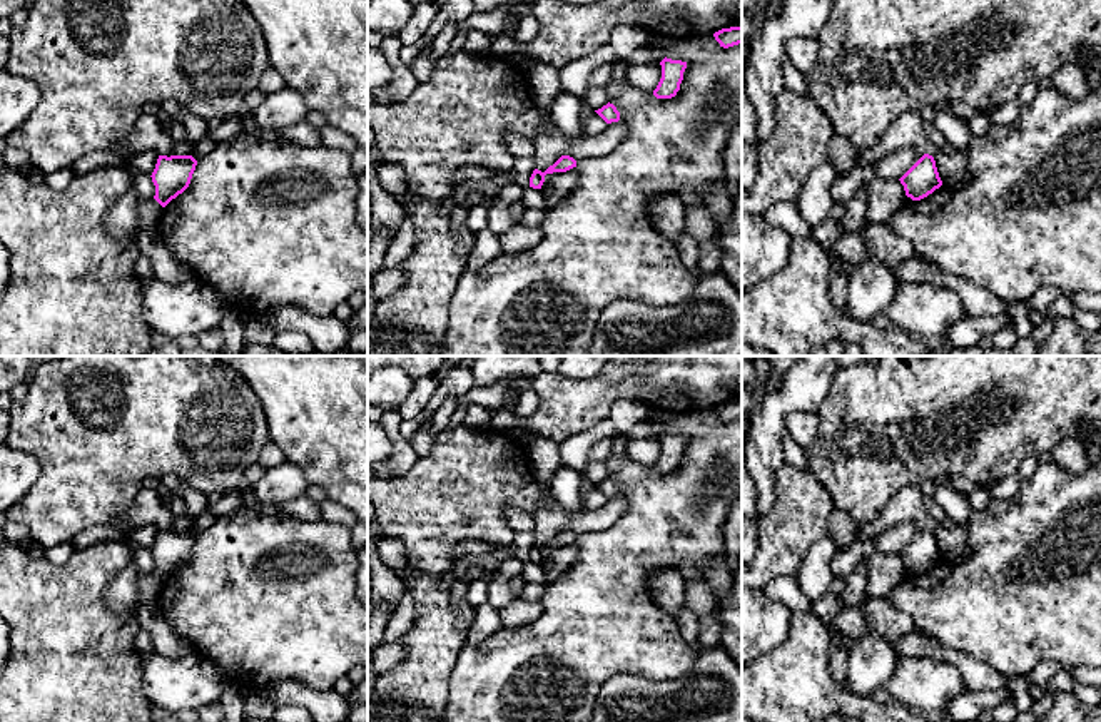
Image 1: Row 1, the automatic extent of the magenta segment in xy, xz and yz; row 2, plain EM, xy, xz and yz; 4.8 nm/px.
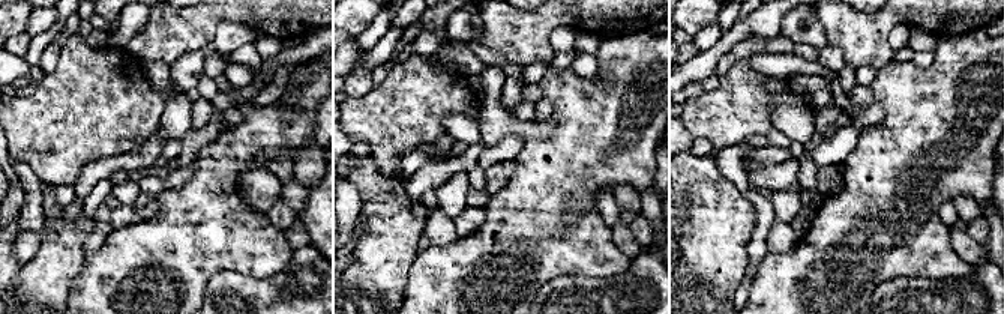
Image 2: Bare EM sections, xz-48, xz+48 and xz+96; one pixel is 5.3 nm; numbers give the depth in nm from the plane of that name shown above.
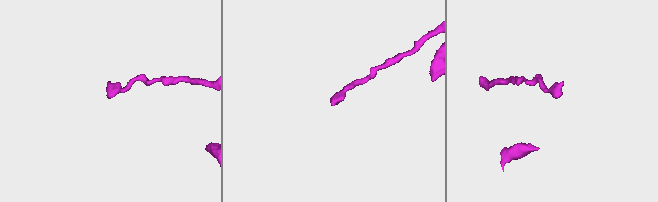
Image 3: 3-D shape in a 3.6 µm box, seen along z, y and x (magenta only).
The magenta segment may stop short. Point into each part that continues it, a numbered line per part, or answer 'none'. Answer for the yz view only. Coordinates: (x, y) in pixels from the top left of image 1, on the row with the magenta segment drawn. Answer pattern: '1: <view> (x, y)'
none

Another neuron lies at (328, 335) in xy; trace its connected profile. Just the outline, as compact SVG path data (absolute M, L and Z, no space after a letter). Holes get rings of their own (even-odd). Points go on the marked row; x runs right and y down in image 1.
M282 306L264 316L266 323L279 331L301 331L309 336L314 356L342 356L351 336L349 328L336 316L312 316L296 306Z

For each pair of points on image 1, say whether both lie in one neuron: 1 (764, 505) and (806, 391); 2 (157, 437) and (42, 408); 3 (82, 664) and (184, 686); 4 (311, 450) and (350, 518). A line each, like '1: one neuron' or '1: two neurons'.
1: one neuron
2: one neuron
3: two neurons
4: two neurons

